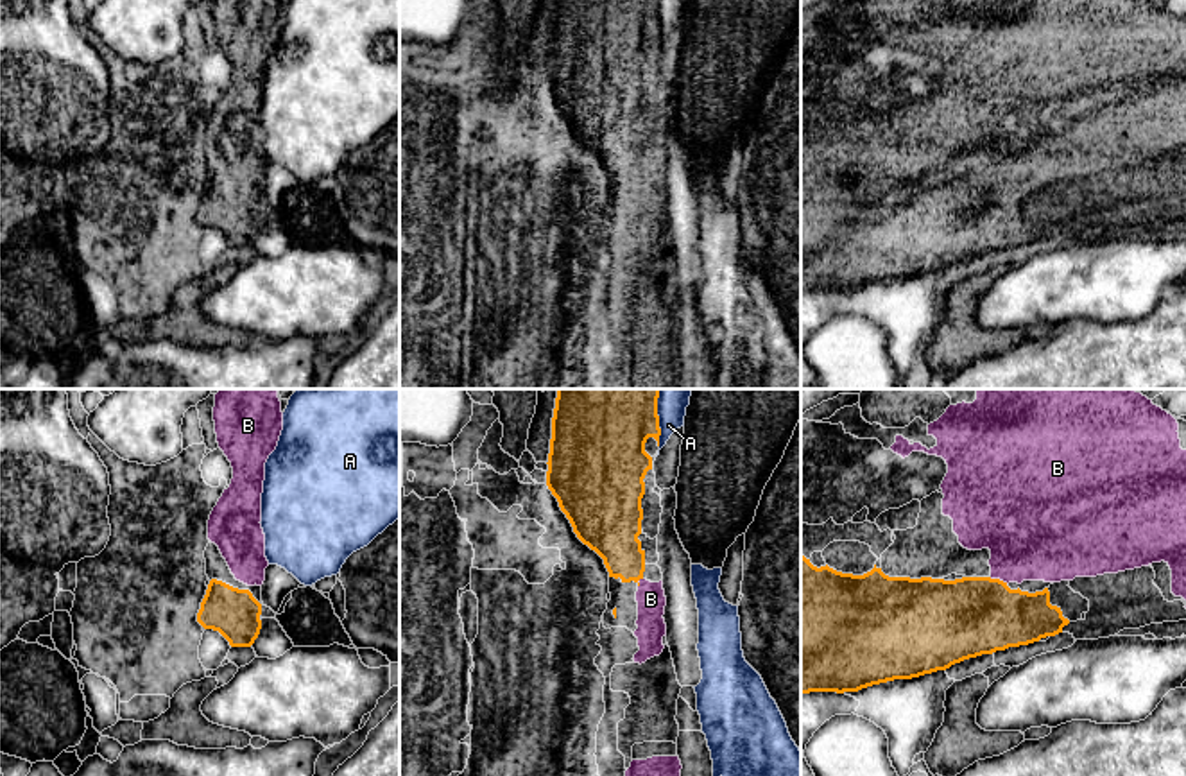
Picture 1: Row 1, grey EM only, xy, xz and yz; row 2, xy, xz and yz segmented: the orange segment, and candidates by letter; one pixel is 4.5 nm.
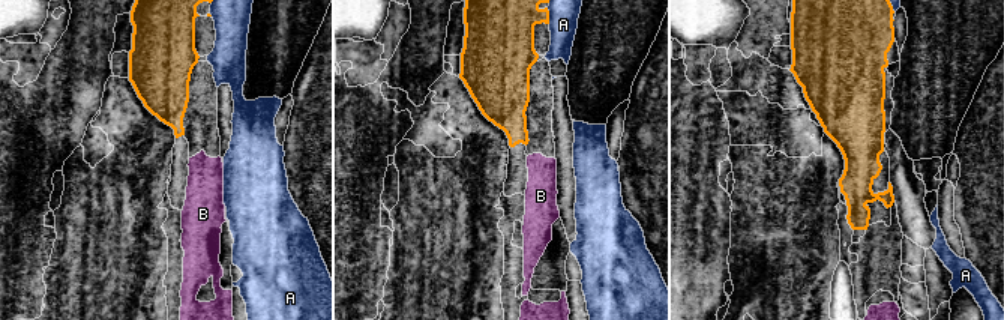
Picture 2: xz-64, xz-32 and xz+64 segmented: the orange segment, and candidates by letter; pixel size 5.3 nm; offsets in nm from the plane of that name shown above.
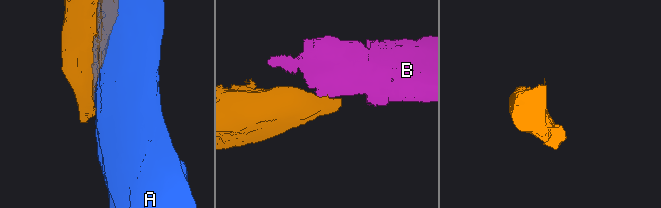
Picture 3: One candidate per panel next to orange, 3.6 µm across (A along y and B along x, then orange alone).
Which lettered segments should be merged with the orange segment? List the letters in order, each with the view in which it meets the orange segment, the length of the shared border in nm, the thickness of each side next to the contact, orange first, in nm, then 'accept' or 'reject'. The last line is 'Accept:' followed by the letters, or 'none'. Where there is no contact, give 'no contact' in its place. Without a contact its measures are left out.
A: xz | 200 nm | 360/110 nm | reject
B: yz | 90 nm | 360/400 nm | accept
Accept: B

